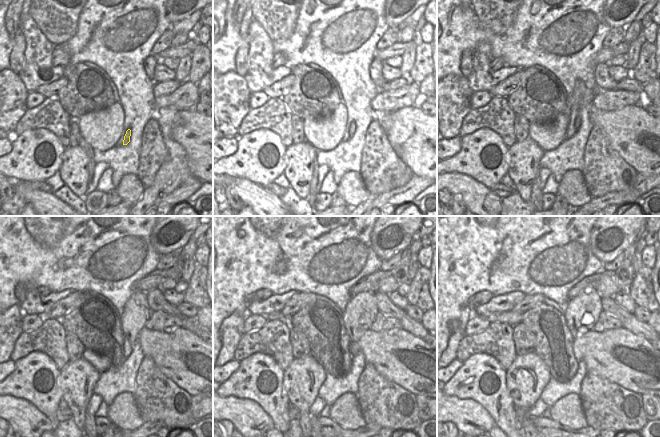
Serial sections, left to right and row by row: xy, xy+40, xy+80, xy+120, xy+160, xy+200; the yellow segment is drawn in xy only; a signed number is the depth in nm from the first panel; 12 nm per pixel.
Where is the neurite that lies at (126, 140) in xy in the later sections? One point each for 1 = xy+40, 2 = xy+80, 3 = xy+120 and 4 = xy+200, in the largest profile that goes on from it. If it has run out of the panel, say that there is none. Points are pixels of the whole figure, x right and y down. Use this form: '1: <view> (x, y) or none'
1: xy+40 (352, 126)
2: xy+80 (577, 121)
3: xy+120 (136, 313)
4: xy+200 (589, 301)

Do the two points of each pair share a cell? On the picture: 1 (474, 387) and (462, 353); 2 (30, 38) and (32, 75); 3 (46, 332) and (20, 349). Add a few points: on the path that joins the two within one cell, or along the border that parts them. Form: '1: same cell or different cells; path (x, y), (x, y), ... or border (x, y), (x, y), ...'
1: different cells; border (487, 354), (474, 353), (462, 361)
2: same cell; path (32, 47), (32, 66)
3: same cell; path (40, 338), (26, 343)

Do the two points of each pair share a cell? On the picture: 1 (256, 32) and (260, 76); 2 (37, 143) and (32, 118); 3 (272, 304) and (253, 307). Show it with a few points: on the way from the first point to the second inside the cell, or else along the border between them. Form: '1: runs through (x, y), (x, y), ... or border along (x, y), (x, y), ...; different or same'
1: runs through (260, 43), (262, 54), (260, 56), (260, 65); same
2: border along (16, 135), (33, 129), (46, 128), (56, 137); different
3: runs through (267, 306), (258, 307); same

